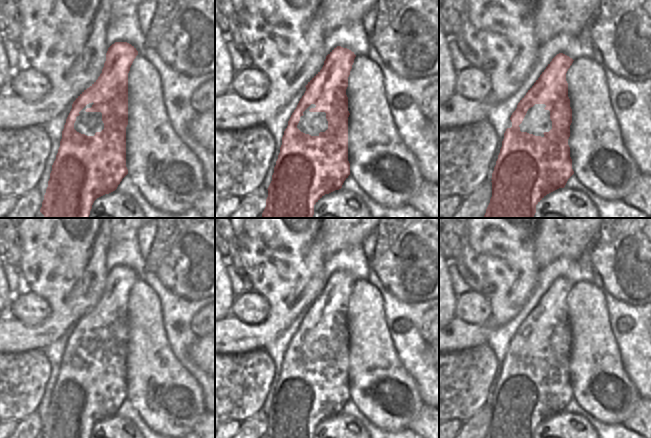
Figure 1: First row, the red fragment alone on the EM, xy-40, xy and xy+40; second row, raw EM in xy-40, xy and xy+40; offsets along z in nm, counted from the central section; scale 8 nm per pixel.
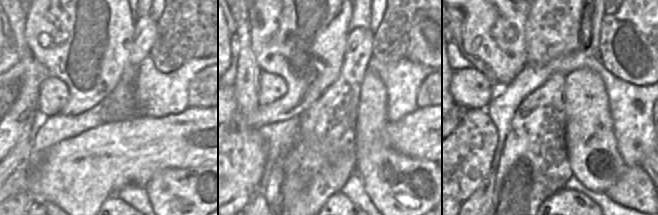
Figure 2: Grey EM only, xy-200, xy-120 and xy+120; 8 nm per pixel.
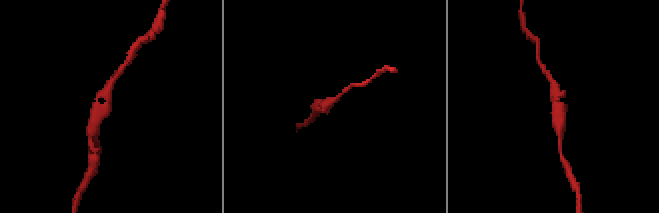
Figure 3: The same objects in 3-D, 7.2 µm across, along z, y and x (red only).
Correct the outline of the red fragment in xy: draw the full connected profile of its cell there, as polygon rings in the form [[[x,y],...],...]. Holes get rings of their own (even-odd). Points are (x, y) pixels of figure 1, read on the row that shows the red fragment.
[[[337,46],[327,56],[322,69],[305,86],[306,91],[300,99],[296,109],[292,113],[288,126],[282,137],[280,153],[274,167],[272,181],[268,187],[266,207],[262,213],[263,218],[312,218],[314,205],[325,195],[342,188],[344,181],[350,175],[350,163],[348,161],[348,77],[352,69],[356,55],[347,48]],[[311,105],[310,112],[325,112],[328,121],[328,129],[320,132],[318,136],[311,136],[301,132],[297,125],[303,112]]]

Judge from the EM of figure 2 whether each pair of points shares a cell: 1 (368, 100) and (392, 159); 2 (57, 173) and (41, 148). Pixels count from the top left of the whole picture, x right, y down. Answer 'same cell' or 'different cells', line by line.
1: same cell
2: different cells

